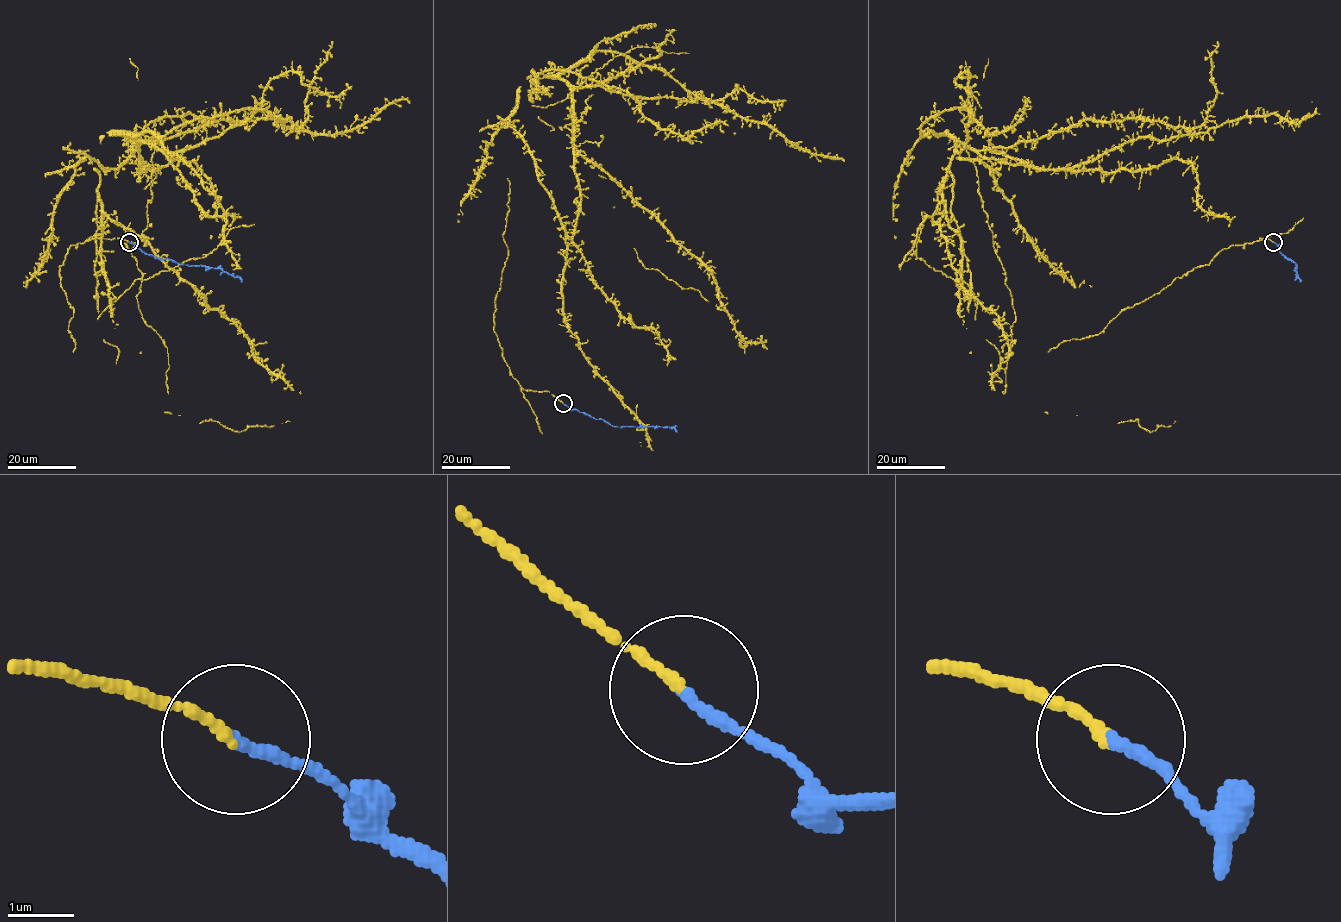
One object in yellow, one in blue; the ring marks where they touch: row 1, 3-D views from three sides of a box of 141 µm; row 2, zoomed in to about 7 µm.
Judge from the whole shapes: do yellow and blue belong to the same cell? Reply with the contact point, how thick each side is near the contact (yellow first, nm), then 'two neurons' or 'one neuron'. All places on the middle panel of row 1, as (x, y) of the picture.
(563, 403) | 150/180 nm | one neuron

